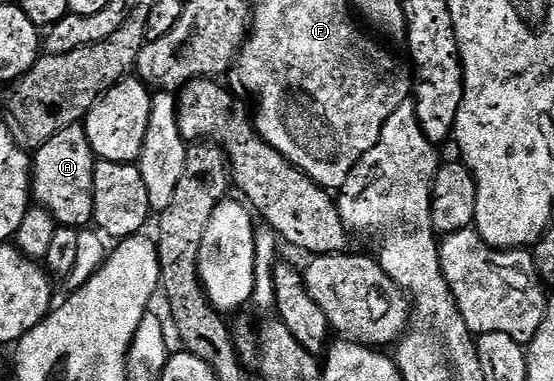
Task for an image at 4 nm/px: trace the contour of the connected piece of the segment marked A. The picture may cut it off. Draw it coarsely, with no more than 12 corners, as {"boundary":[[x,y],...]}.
{"boundary":[[83,123],[30,160],[30,196],[65,228],[93,223],[93,154]]}

